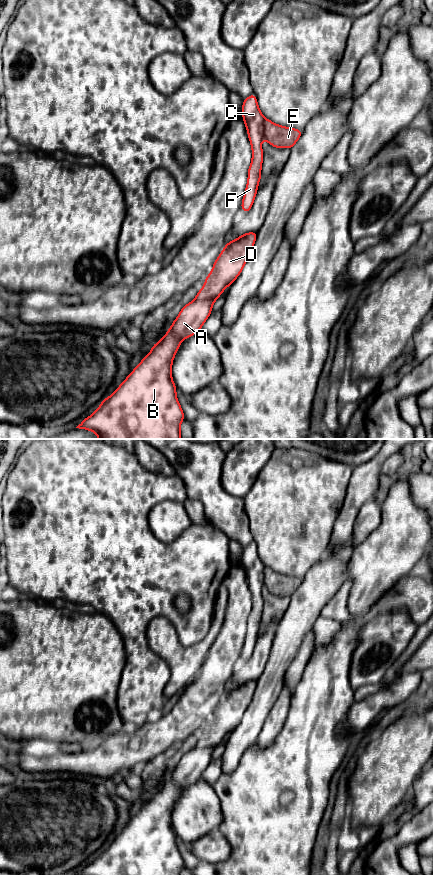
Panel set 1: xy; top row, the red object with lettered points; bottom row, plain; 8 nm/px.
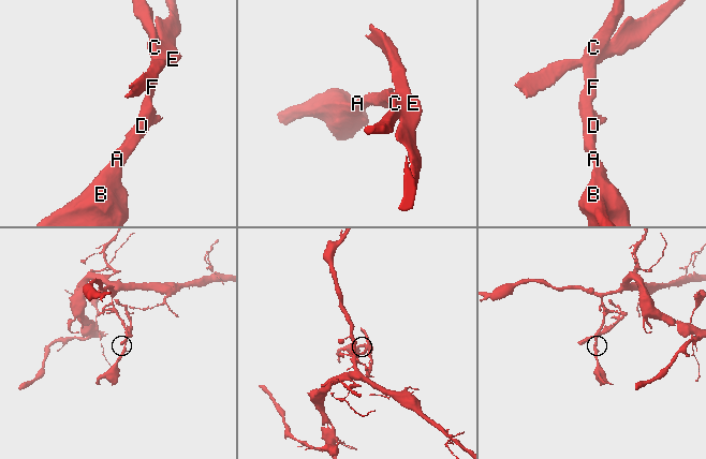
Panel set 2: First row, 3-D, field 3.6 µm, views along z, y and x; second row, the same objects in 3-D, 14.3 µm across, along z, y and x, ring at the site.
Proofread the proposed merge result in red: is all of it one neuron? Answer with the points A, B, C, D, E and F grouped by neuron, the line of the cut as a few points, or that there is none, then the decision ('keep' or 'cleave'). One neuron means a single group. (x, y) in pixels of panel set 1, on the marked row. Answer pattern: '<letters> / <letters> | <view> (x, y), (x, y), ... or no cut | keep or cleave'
A B C D F / E | xy (265, 119), (263, 137) | cleave

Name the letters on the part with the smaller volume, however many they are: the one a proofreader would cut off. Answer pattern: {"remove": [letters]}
{"remove": ["E"]}

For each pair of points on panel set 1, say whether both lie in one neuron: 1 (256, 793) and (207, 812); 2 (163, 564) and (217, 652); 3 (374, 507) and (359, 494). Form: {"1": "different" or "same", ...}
{"1": "different", "2": "different", "3": "different"}

